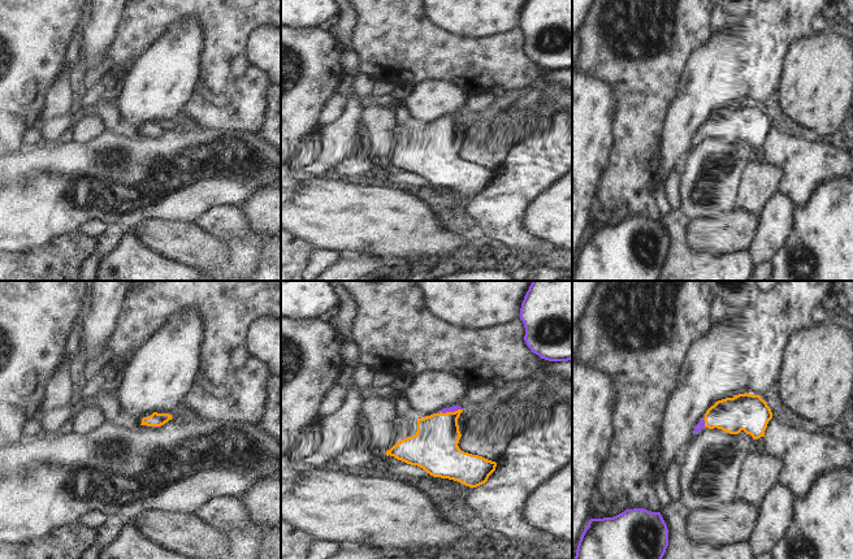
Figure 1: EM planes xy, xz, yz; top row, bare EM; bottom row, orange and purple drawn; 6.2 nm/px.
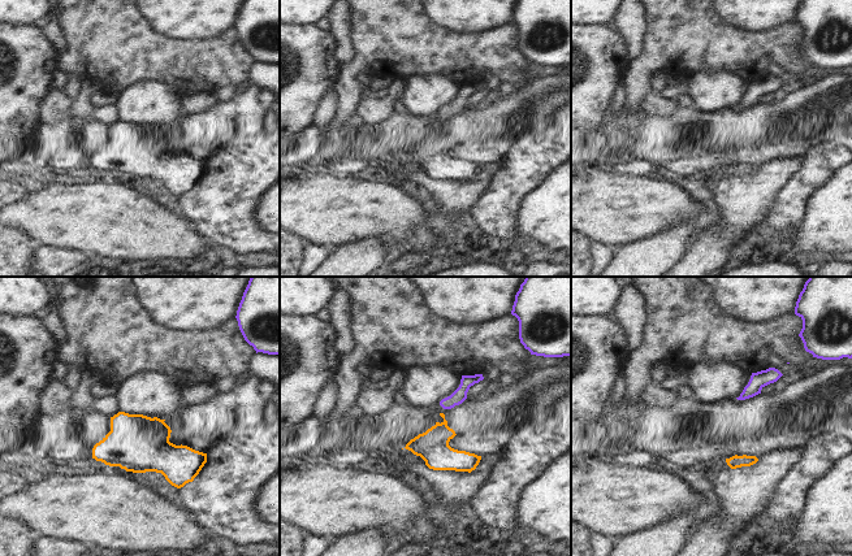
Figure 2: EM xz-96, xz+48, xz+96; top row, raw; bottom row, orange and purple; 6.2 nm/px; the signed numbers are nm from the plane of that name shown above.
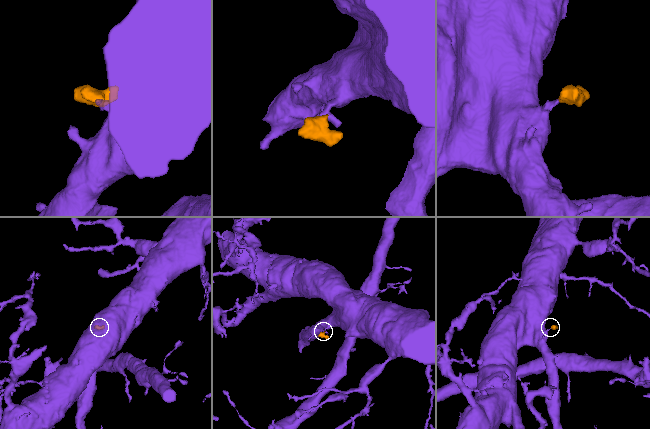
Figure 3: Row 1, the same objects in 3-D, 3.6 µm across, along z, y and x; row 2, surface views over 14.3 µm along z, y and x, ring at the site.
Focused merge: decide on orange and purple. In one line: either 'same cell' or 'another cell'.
same cell

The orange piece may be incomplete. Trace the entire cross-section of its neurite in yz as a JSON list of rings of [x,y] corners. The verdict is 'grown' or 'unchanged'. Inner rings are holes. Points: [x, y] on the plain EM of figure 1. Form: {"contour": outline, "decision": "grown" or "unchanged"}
{"contour": [[[739,103],[715,110],[696,134],[694,143],[706,135],[709,138],[718,136],[729,143],[739,143],[744,139],[753,148],[758,148],[765,146],[765,139],[771,127],[770,116],[759,104]]], "decision": "grown"}

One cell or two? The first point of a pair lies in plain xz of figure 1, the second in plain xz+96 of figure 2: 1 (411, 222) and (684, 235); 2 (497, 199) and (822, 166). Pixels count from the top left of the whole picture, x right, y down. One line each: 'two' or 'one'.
1: two
2: one

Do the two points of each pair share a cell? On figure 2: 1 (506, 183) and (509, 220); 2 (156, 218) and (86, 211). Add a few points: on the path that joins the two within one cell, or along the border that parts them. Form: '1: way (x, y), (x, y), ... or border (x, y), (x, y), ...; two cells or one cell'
1: way (506, 192), (506, 211); one cell
2: way (139, 218), (103, 218); one cell

